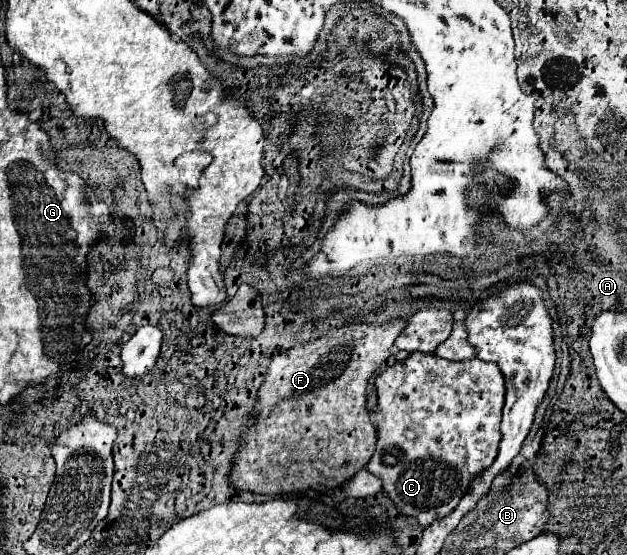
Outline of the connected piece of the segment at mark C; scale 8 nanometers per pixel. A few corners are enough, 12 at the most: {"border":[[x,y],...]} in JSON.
{"border":[[417,351],[379,373],[367,471],[427,527],[495,461],[503,375]]}

